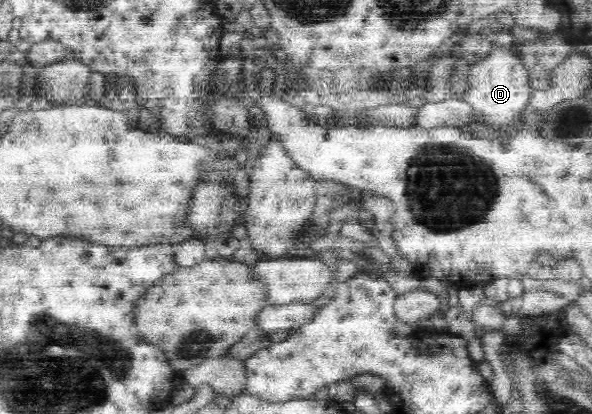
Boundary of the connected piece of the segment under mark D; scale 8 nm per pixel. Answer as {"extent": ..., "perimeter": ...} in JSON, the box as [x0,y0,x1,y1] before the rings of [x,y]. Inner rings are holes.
{"extent":[463,47,533,123],"perimeter":[[[494,47],[484,59],[470,66],[470,87],[463,97],[476,108],[486,123],[508,123],[512,117],[519,117],[523,109],[530,104],[533,94],[530,73],[514,47]]]}

